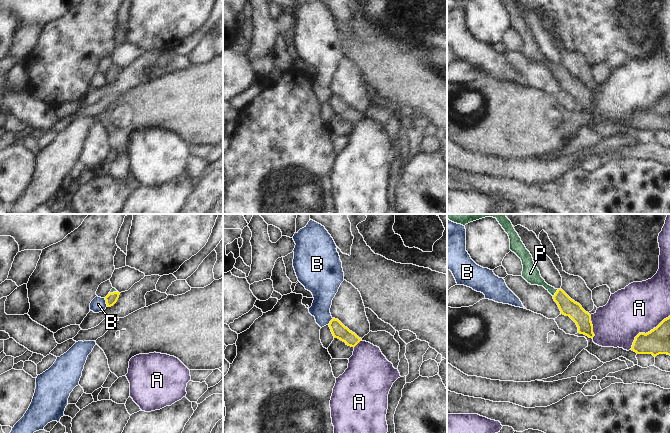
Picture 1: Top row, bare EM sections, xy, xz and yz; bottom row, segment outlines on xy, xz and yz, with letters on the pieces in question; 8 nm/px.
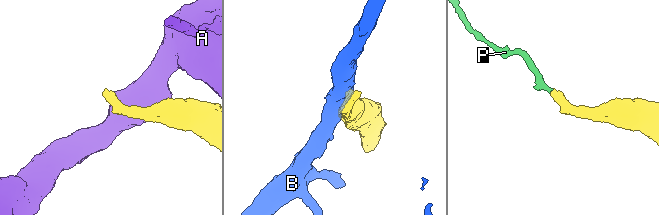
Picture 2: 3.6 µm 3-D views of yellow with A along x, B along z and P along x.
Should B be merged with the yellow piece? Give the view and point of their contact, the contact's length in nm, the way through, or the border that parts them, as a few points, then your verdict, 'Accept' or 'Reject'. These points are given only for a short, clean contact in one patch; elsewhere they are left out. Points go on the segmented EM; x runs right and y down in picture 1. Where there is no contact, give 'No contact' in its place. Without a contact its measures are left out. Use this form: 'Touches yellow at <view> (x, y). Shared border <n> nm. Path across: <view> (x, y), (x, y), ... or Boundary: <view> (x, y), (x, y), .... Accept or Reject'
Touches yellow at xy (106, 302). Shared border 80 nm. Boundary: xy (104, 298), (107, 306). Reject.

